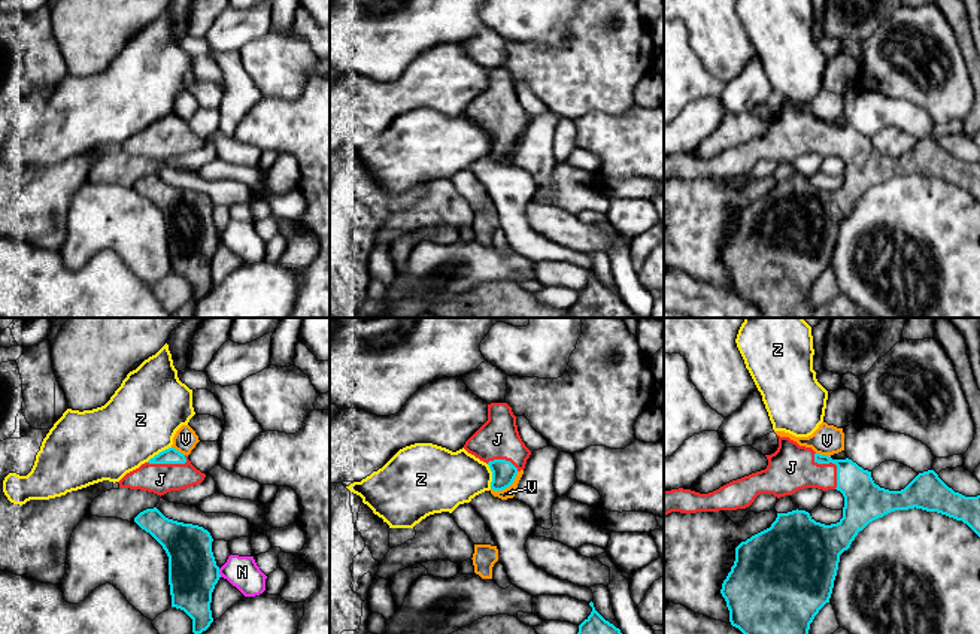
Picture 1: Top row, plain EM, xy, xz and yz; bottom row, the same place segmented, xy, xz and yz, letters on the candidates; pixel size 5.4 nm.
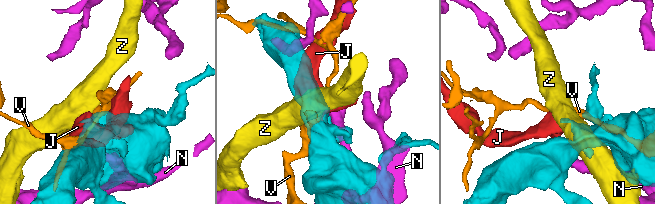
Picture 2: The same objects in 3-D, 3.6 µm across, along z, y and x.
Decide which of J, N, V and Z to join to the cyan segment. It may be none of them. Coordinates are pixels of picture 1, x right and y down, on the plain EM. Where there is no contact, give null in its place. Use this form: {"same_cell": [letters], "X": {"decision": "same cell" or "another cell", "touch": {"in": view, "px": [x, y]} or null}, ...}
{"same_cell": ["J"], "J": {"decision": "same cell", "touch": {"in": "yz", "px": [833, 129]}}, "N": {"decision": "another cell", "touch": {"in": "xy", "px": [218, 239]}}, "V": {"decision": "another cell", "touch": {"in": "xz", "px": [506, 152]}}, "Z": {"decision": "another cell", "touch": {"in": "xz", "px": [492, 142]}}}

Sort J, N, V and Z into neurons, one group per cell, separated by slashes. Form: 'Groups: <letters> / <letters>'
Groups: J / N / V / Z

